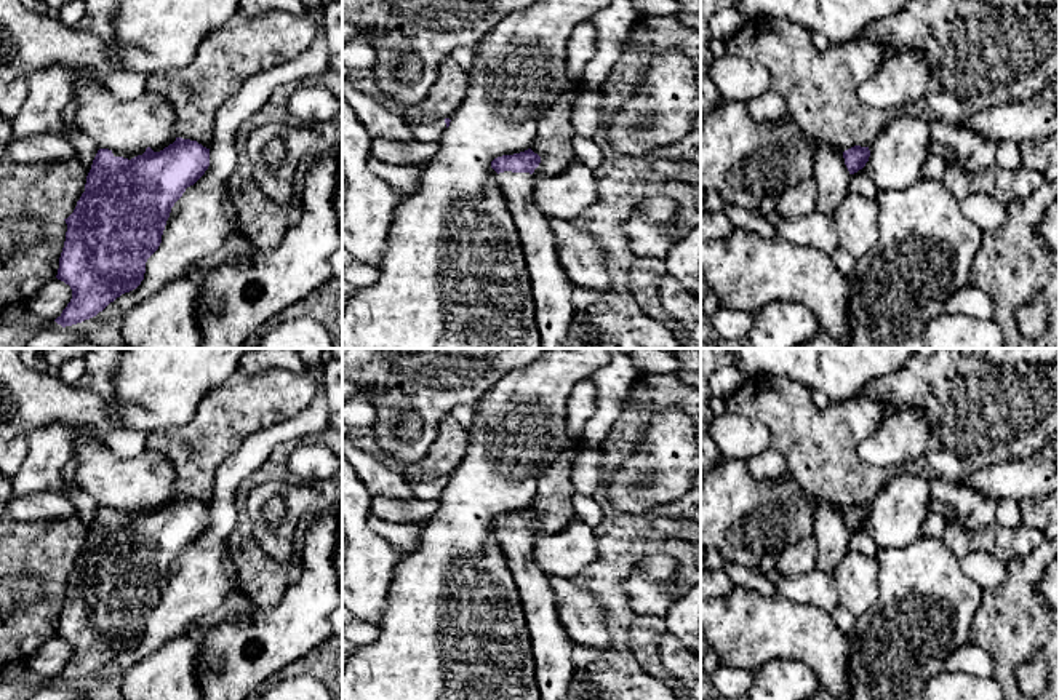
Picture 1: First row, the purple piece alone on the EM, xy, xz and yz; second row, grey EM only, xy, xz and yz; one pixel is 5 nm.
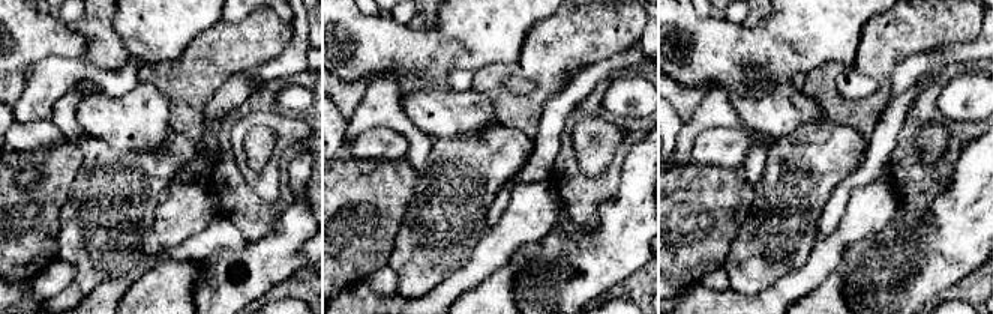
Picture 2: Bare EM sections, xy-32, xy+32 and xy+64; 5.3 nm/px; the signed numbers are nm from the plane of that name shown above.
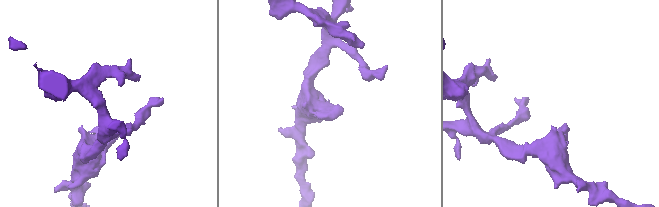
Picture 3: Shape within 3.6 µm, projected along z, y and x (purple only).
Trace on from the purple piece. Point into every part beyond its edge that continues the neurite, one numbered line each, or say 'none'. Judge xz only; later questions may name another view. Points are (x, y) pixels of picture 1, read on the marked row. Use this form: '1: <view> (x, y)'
1: xz (552, 291)

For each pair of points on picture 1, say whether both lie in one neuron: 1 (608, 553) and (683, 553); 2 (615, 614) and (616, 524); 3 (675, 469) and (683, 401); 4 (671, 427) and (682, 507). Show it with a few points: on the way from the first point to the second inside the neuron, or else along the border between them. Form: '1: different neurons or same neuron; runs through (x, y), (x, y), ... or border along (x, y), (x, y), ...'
1: same neuron; runs through (627, 544), (664, 545)
2: same neuron; runs through (613, 592), (616, 547)
3: different neurons; border along (683, 411), (651, 409), (645, 414)
4: different neurons; border along (682, 497), (656, 504), (651, 509)

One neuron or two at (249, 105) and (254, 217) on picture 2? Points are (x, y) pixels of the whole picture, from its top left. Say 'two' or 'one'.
one

